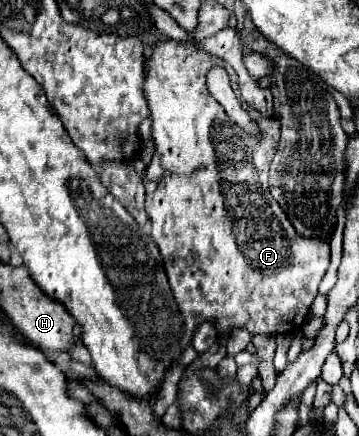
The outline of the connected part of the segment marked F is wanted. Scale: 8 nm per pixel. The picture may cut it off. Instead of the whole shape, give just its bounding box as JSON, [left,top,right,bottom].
[144,38,330,336]

